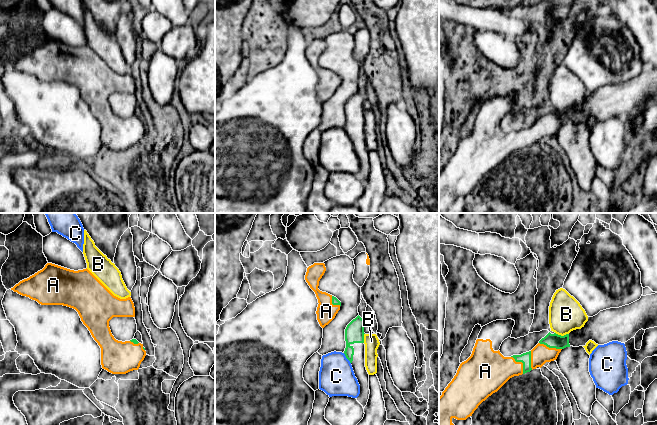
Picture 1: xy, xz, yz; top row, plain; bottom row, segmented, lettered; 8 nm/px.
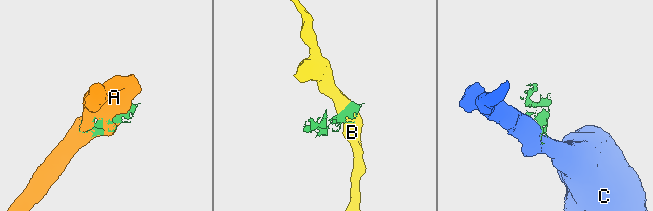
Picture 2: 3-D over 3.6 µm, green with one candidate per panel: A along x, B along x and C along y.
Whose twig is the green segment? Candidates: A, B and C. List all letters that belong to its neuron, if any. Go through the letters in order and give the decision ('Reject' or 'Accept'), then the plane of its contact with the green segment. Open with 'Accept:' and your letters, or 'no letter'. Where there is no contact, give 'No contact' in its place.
Accept: A
A: Accept. Touches green in yz
B: Reject. Touches green in yz
C: Reject. Touches green in xz

